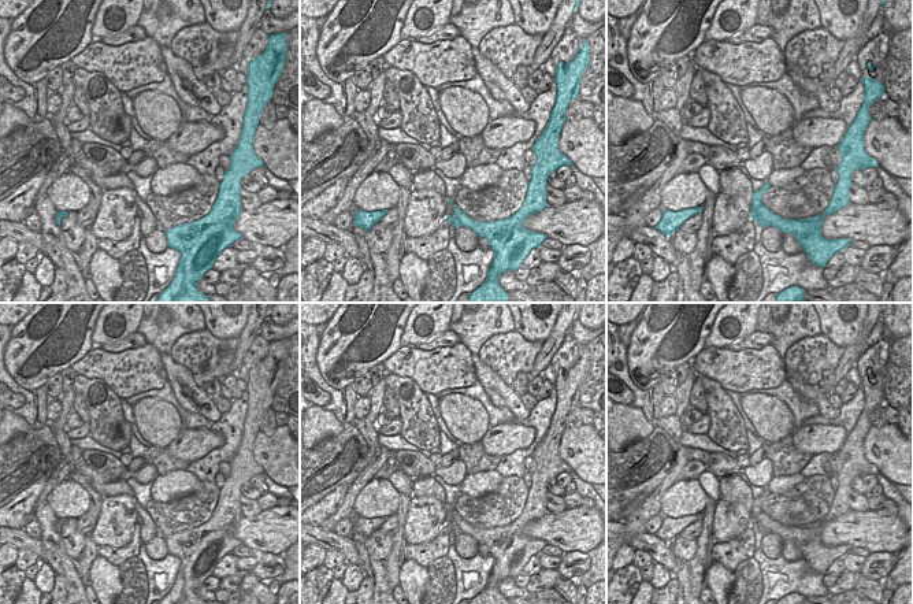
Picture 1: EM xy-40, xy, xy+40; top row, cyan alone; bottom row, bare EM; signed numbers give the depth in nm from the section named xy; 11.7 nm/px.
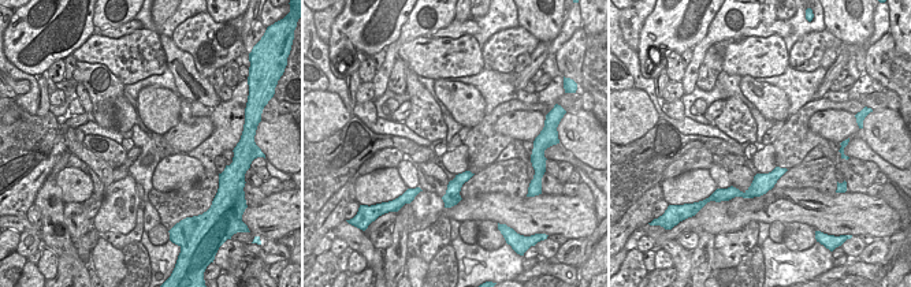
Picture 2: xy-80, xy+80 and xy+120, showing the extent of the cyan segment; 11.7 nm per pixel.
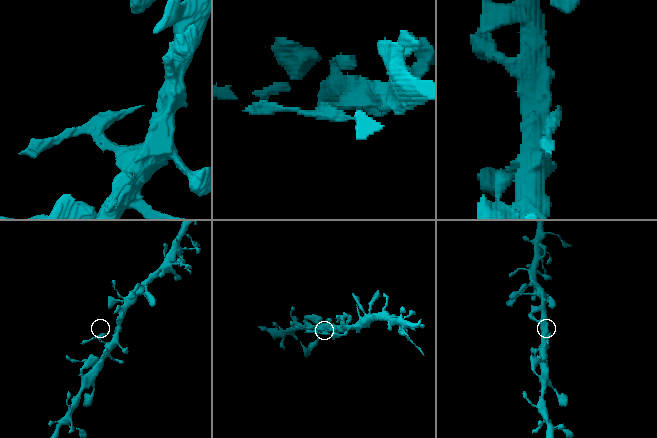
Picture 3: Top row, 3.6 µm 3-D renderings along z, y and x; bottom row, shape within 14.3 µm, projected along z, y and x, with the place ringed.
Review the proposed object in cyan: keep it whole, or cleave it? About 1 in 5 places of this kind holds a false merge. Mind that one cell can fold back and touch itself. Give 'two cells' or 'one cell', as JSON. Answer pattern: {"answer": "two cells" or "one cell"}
{"answer": "two cells"}

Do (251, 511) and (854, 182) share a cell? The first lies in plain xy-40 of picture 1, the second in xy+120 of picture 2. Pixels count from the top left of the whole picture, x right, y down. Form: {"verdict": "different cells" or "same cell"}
{"verdict": "same cell"}

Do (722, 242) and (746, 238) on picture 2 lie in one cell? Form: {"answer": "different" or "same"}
{"answer": "same"}

